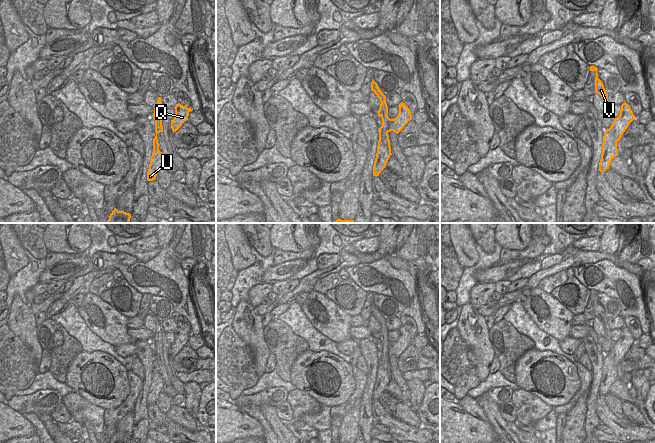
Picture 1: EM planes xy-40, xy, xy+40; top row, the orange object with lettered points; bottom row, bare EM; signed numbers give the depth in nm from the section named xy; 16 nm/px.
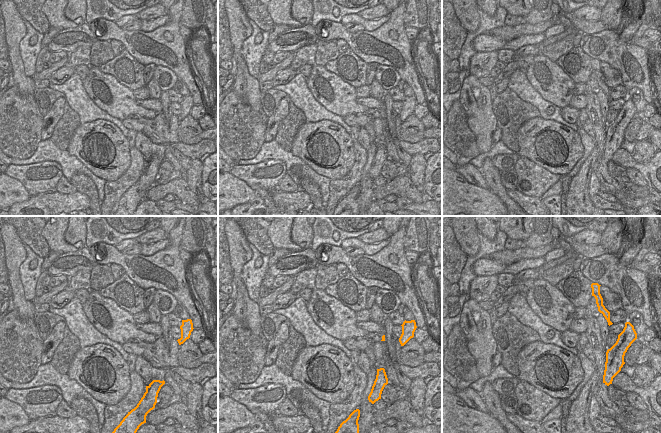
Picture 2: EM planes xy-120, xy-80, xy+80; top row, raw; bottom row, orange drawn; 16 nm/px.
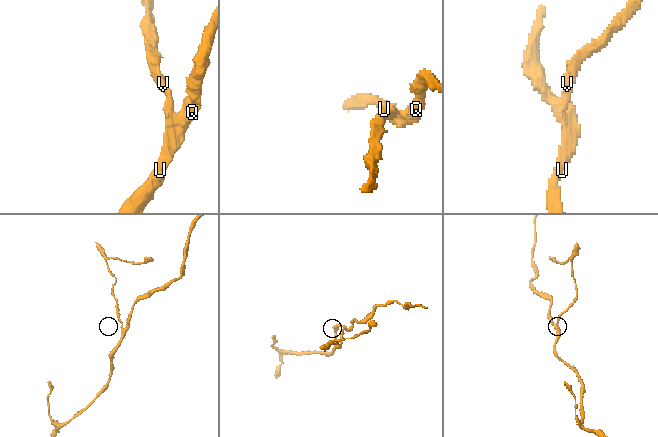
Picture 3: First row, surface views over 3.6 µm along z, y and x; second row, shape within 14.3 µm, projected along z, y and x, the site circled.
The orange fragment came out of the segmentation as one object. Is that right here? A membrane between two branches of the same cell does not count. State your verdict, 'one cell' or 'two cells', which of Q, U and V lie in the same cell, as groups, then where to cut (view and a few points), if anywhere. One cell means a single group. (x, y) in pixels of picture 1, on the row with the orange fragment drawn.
two cells; groups Q U / V; cut xy (391, 119), (388, 131)

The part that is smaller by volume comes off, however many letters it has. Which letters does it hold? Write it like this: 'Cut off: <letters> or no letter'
Cut off: V

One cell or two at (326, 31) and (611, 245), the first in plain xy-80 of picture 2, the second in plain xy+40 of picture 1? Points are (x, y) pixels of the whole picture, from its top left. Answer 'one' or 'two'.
two

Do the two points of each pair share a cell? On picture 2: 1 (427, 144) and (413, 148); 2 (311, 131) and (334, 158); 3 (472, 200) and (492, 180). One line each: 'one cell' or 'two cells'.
1: one cell
2: one cell
3: two cells

